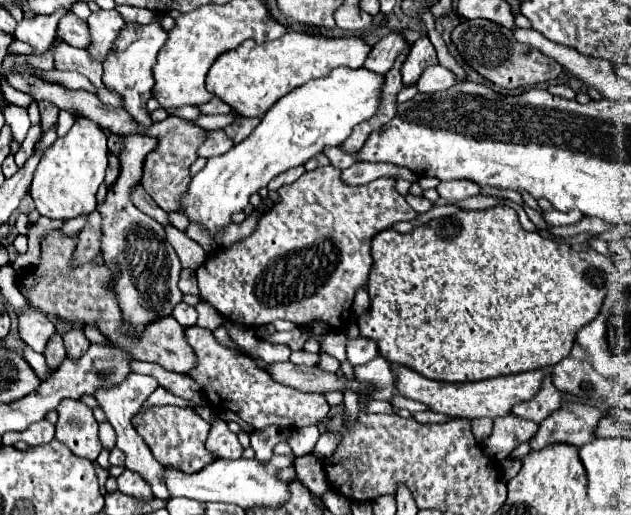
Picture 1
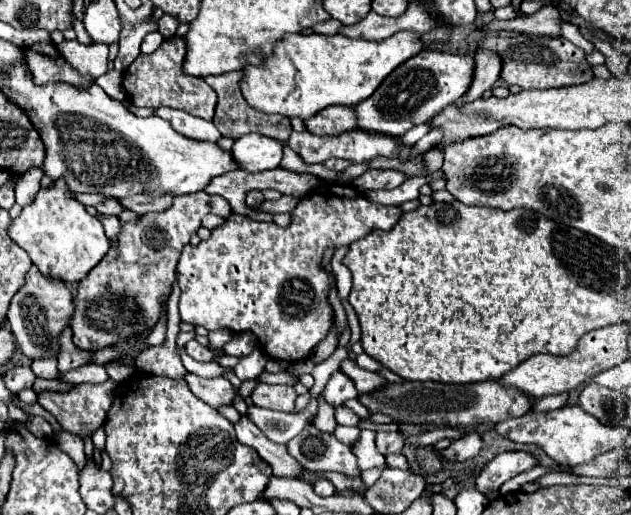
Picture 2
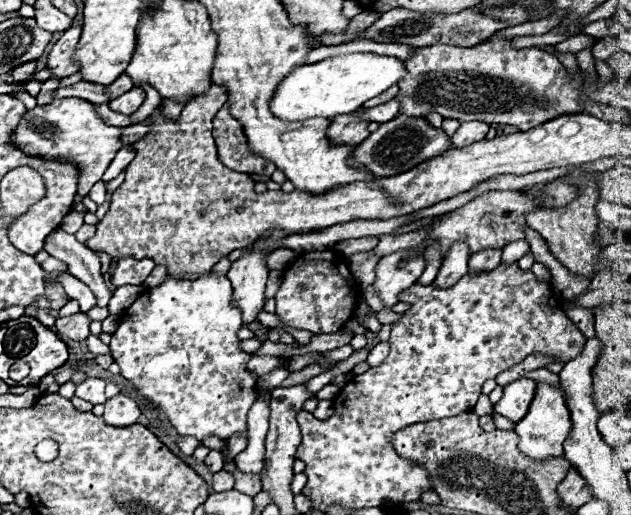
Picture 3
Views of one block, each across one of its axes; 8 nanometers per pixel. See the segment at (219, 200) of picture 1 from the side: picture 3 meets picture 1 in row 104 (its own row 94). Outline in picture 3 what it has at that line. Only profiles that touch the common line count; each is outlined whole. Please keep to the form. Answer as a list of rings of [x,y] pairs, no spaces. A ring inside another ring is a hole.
[[[356,52],[338,58],[328,58],[316,64],[304,64],[290,72],[286,80],[278,86],[272,100],[274,116],[290,122],[308,118],[334,118],[340,114],[350,114],[358,110],[366,100],[382,94],[400,78],[404,78],[406,68],[394,56],[378,56],[372,52]]]

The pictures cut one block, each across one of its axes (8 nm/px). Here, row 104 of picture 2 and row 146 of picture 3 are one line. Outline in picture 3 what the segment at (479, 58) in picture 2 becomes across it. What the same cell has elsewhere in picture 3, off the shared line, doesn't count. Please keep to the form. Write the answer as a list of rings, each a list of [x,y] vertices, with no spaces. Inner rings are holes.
[[[462,122],[460,128],[456,130],[456,134],[452,136],[452,144],[462,148],[472,142],[480,142],[486,138],[488,130],[490,130],[490,126],[482,124],[482,122]]]

